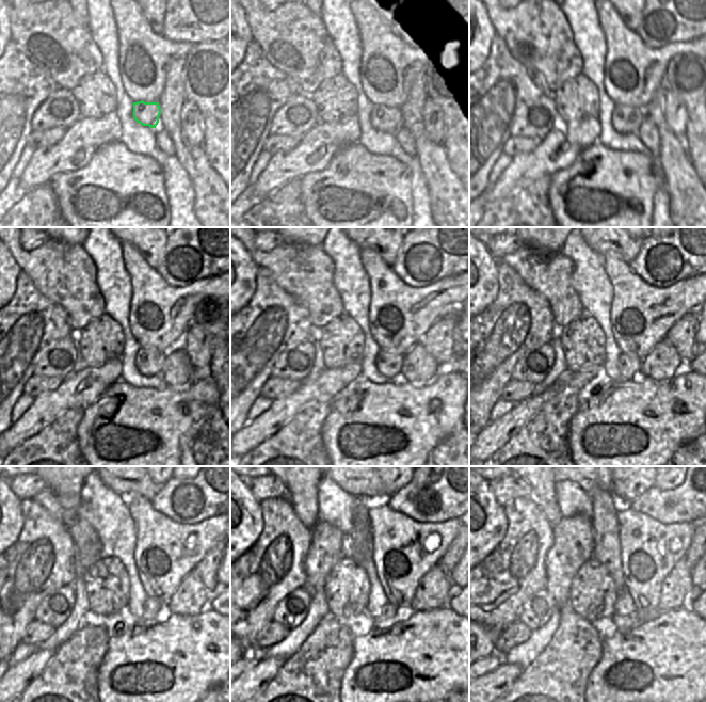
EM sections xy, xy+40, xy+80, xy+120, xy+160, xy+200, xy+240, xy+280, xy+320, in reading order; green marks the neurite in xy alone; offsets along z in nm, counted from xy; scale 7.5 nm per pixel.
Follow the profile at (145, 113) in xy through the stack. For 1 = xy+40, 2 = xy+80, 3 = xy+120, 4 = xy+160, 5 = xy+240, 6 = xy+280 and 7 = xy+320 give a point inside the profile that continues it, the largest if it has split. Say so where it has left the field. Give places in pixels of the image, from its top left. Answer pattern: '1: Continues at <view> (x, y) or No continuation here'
1: Continues at xy+40 (385, 118)
2: Continues at xy+80 (626, 120)
3: Continues at xy+120 (148, 361)
4: Continues at xy+160 (388, 364)
5: Continues at xy+240 (151, 605)
6: Continues at xy+280 (389, 610)
7: Continues at xy+320 (622, 622).

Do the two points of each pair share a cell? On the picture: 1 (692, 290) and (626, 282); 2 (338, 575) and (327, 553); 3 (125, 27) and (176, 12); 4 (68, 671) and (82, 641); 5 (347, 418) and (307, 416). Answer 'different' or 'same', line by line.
1: same
2: different
3: different
4: same
5: different

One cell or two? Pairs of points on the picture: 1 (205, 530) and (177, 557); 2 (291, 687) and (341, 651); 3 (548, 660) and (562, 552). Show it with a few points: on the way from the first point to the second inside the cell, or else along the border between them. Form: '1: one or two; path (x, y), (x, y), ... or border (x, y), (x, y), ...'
1: one; path (198, 537), (183, 551)
2: one; path (304, 681), (329, 656)
3: one; path (565, 634), (562, 578)

